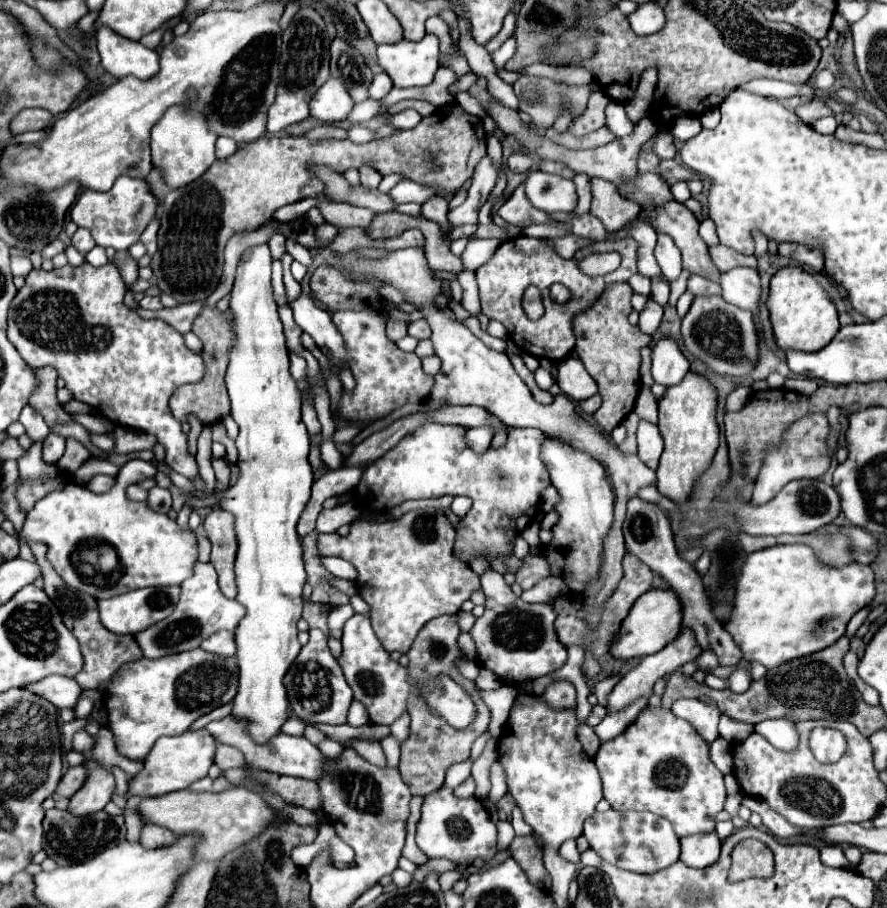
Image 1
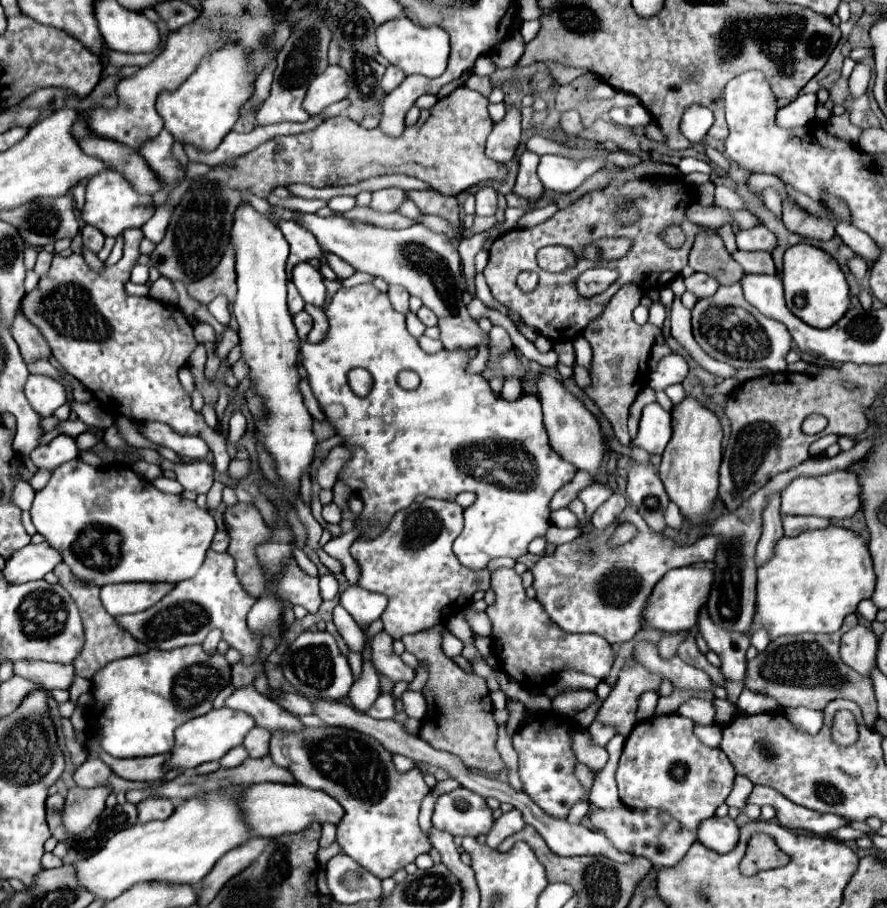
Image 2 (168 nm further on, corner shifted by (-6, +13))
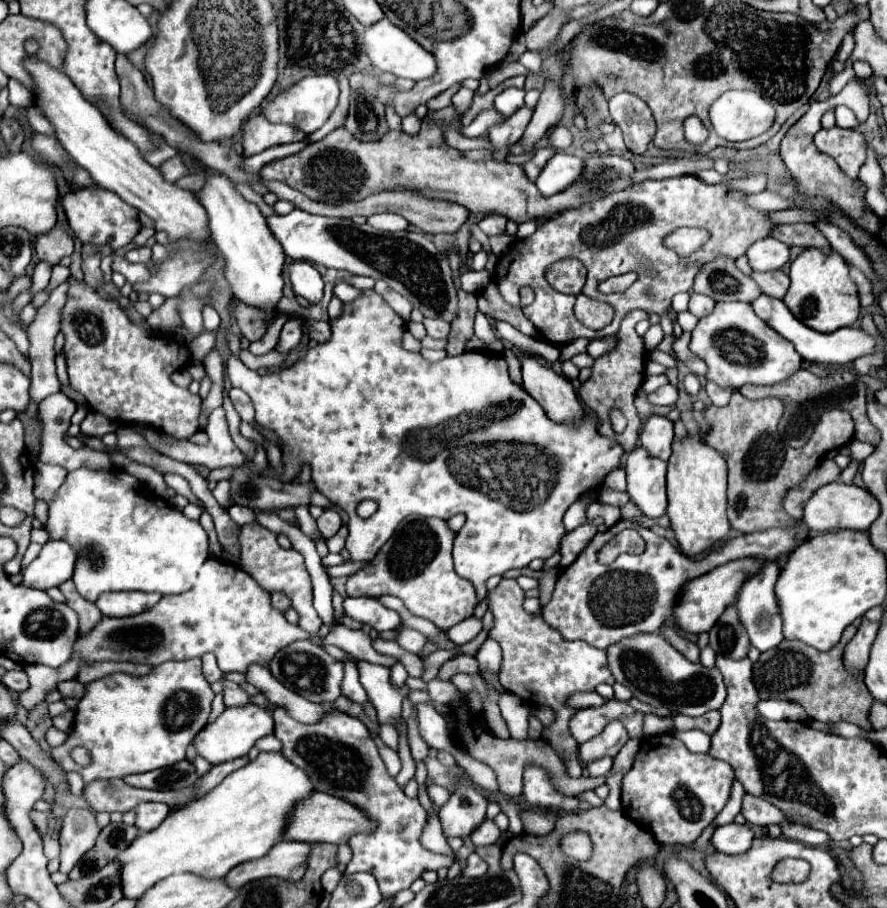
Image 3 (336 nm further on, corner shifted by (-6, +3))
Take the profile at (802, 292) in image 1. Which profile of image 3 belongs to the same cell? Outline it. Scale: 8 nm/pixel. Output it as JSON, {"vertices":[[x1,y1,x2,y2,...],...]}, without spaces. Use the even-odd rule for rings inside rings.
{"vertices":[[815,247,805,249,791,263,791,287,783,297,787,309,807,327,819,333,833,333,841,327,853,325,859,317,859,295,855,283,849,279,847,261,831,251,829,255,821,253]]}

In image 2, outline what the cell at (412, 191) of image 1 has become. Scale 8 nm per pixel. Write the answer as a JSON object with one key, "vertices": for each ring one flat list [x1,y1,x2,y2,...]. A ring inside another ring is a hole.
{"vertices":[[390,187,375,191,371,209,383,211,383,213,393,213,399,209,405,199,404,191,398,187]]}

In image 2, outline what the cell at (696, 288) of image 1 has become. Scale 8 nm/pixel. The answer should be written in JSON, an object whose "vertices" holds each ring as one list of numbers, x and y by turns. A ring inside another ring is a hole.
{"vertices":[[695,273,693,277,685,279,685,285,687,285,687,291,691,291,697,299,715,295,715,291,719,287,719,283,713,277,705,275,705,273]]}

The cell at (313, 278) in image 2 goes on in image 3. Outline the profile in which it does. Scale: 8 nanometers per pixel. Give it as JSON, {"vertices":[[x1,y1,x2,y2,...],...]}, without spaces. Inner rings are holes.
{"vertices":[[295,261,289,267,289,279,295,295,305,297,311,305,317,305,323,297,323,279,313,263]]}

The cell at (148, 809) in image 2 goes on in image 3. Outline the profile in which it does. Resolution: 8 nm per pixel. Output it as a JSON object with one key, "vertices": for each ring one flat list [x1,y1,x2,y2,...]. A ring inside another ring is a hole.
{"vertices":[[141,803,135,811,137,811,137,821,135,821,137,829,141,833,147,833,147,831,157,829,171,809,163,803]]}

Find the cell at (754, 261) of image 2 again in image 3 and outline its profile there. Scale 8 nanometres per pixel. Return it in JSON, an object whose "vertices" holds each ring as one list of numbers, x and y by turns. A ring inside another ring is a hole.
{"vertices":[[753,271,751,277,755,279,755,283,761,287,763,293,771,295,771,297,777,297,777,299,783,299,787,289,789,289,789,277,783,273,783,271]]}

